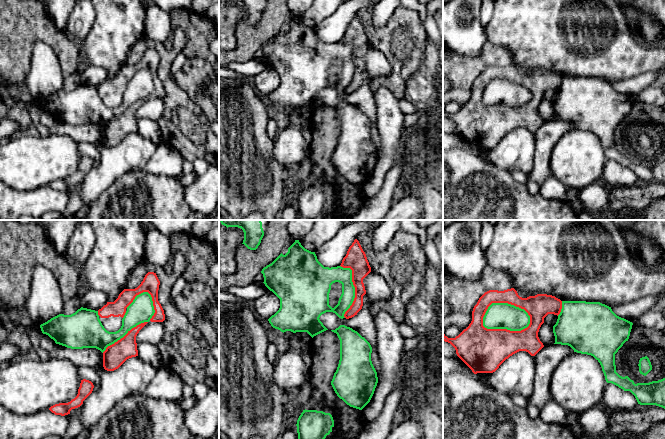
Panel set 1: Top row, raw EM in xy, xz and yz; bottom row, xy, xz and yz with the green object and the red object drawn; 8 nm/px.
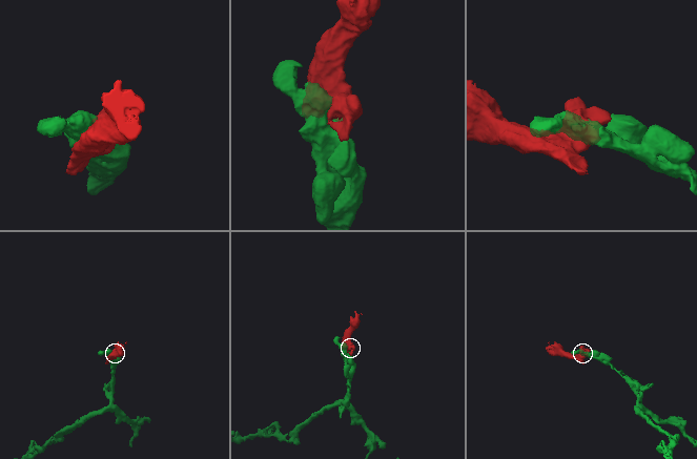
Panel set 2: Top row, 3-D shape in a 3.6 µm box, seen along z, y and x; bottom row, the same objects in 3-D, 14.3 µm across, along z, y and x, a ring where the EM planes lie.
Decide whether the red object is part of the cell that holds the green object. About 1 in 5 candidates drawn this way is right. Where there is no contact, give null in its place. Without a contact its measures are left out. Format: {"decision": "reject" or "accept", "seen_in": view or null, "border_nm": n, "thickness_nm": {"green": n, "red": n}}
{"decision": "reject", "seen_in": "yz", "border_nm": 400, "thickness_nm": {"green": 200, "red": 360}}

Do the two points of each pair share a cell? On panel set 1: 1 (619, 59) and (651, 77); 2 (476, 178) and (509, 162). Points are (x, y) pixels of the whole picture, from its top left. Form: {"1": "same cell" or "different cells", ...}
{"1": "different cells", "2": "different cells"}

